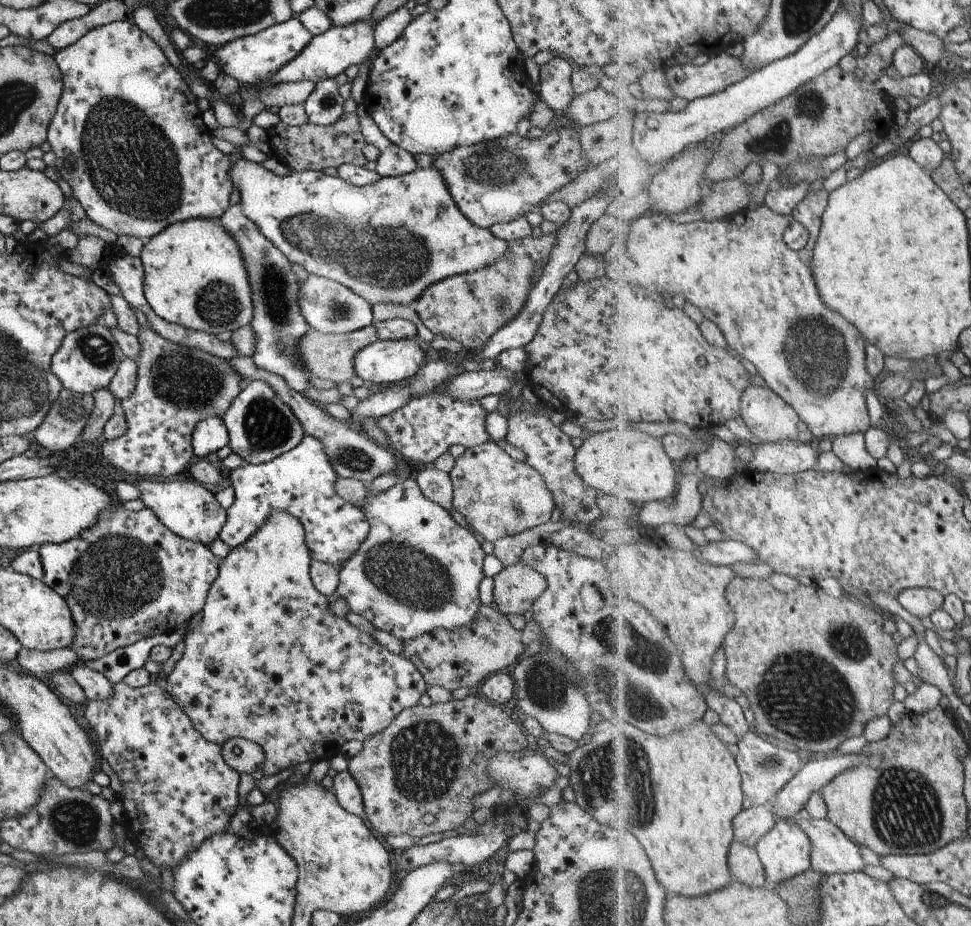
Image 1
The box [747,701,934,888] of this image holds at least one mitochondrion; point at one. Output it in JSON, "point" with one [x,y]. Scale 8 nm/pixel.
{"point":[767,764]}

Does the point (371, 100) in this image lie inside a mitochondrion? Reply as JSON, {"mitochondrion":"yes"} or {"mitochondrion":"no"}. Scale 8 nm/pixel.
{"mitochondrion":"no"}

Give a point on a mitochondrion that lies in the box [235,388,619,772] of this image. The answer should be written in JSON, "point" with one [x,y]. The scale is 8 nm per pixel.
{"point":[413,578]}

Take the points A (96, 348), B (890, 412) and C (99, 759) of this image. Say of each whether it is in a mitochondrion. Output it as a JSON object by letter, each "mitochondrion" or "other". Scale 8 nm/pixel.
{"A":"mitochondrion","B":"other","C":"other"}

